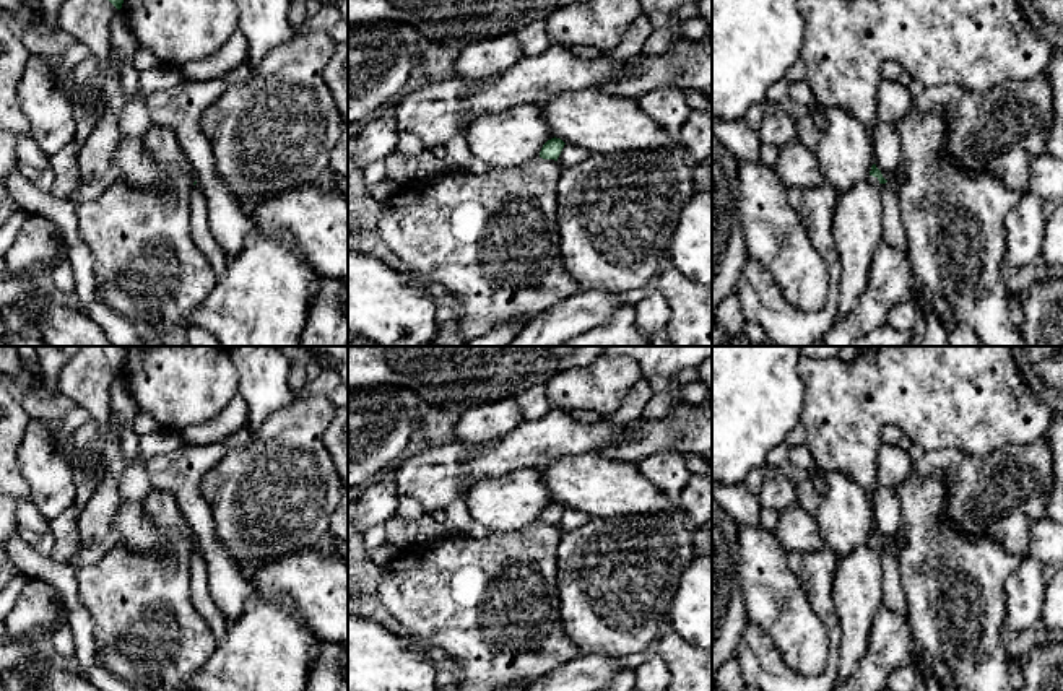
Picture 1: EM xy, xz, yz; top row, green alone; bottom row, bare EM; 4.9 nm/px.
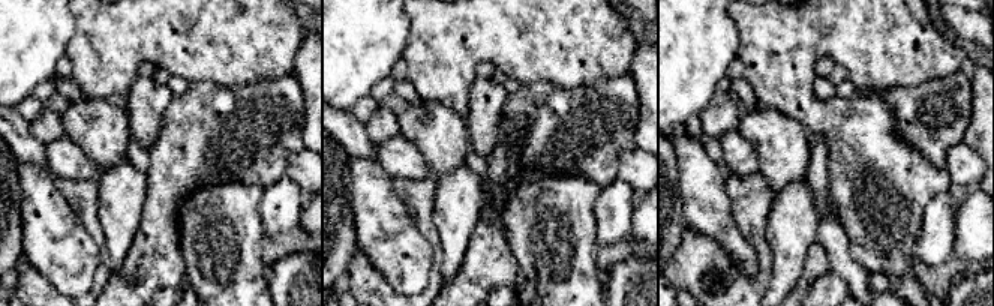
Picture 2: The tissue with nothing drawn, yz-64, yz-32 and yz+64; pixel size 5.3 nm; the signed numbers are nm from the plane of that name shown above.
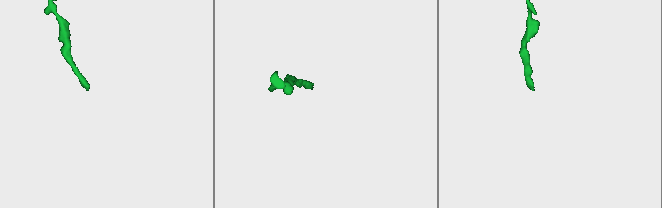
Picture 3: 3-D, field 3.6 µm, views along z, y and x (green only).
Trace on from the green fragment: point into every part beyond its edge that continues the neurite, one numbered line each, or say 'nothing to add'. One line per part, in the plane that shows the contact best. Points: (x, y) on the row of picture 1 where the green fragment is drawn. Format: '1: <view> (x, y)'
1: yz (894, 234)

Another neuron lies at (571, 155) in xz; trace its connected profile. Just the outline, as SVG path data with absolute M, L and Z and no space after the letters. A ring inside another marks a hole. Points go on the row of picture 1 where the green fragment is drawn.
M564 145L561 156L559 156L559 164L562 167L572 167L577 163L584 161L588 158L588 151L584 146L575 146L575 145Z

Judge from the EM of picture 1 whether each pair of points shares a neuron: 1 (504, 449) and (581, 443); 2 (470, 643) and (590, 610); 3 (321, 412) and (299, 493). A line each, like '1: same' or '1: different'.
1: same
2: different
3: same

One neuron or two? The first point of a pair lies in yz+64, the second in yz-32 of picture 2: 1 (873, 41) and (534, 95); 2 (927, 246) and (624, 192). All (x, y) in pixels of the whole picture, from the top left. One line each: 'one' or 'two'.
1: two
2: one

